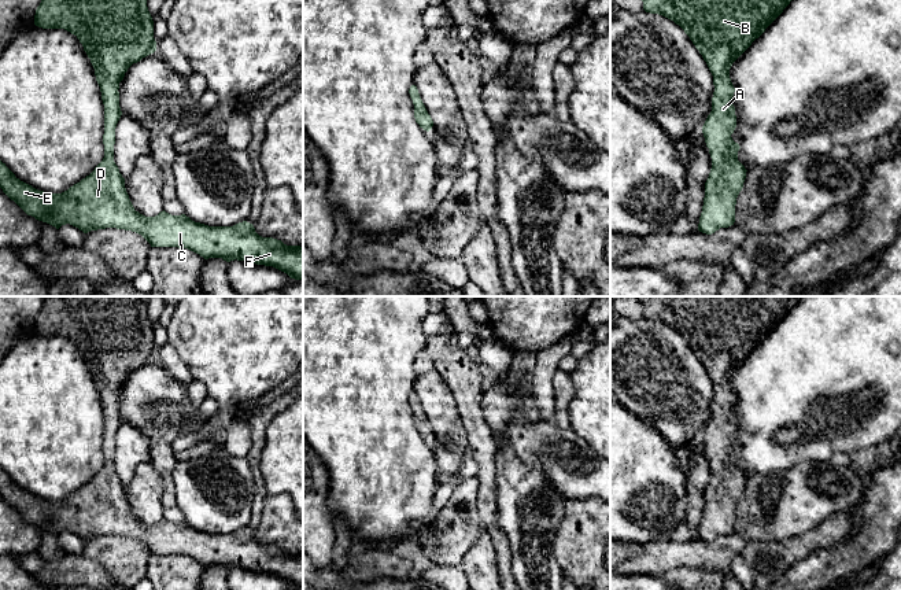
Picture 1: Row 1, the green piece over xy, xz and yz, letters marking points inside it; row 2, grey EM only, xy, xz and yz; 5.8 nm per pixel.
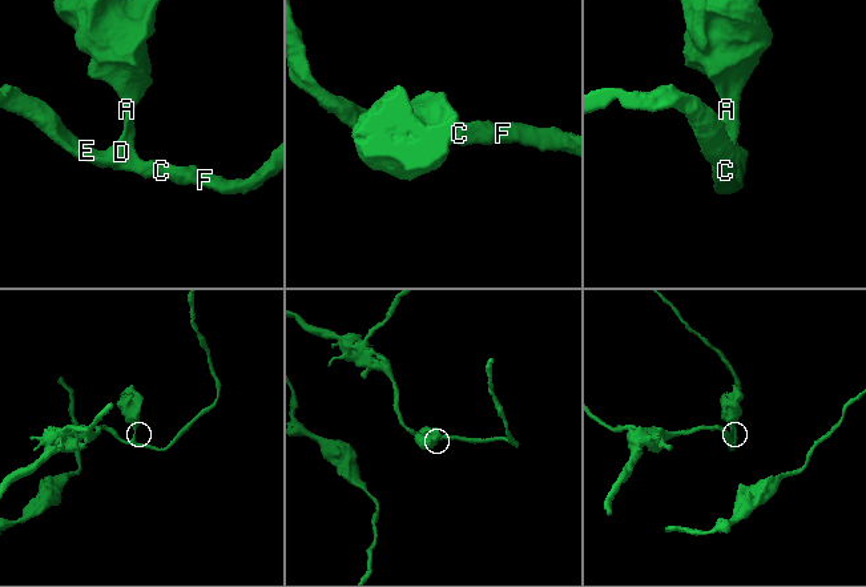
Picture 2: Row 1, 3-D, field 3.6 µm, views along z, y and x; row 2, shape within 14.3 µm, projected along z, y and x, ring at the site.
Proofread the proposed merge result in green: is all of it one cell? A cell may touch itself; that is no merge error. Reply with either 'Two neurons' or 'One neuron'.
One neuron

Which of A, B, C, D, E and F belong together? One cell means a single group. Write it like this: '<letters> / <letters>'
A B C D E F

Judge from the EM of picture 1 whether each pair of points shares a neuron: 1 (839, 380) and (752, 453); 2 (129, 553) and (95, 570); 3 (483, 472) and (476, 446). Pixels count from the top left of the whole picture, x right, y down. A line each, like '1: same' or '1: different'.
1: same
2: different
3: same

